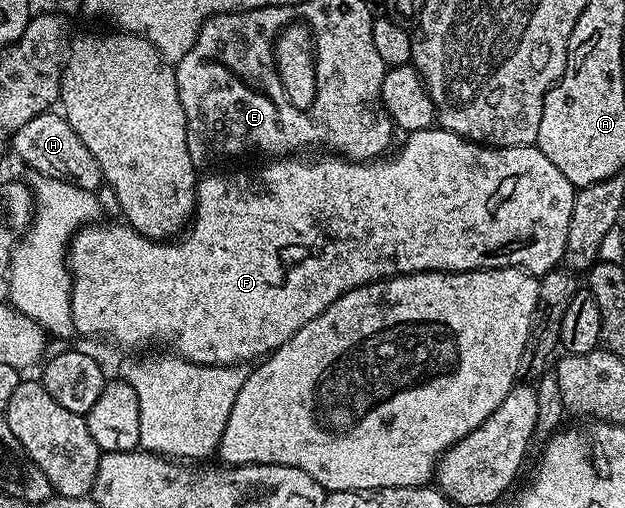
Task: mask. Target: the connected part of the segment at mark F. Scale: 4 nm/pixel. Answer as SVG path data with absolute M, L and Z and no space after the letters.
M437 126L428 128L427 131L411 131L405 136L406 144L395 153L394 159L391 157L379 157L373 161L351 161L337 153L322 153L319 159L306 159L310 157L278 157L267 167L262 167L254 175L254 180L246 187L246 179L242 175L205 175L203 174L198 181L198 190L194 196L194 213L185 228L184 234L181 236L182 243L179 241L155 241L146 239L140 232L134 231L125 222L118 223L102 223L95 222L93 225L87 225L80 228L70 239L68 248L68 266L70 268L70 318L72 327L75 332L78 331L82 335L107 335L112 342L118 347L150 347L153 343L159 343L159 348L173 349L182 358L199 363L200 365L216 365L217 367L232 367L235 365L249 364L249 359L253 361L261 360L263 357L276 350L280 345L284 345L284 341L288 341L300 329L304 329L304 325L308 325L308 321L312 321L320 313L324 313L324 309L328 305L332 305L346 291L351 291L357 287L365 287L368 283L373 283L379 279L392 279L395 275L414 275L417 271L488 271L491 267L517 267L523 271L530 272L535 277L541 277L548 271L554 270L566 258L566 242L568 241L568 221L572 221L572 201L574 200L574 192L576 188L568 181L568 177L564 177L564 173L560 173L560 169L556 169L556 165L552 165L552 161L548 161L548 157L544 157L544 153L536 145L528 147L488 147L471 143L469 139L460 137L451 131L443 131Z

